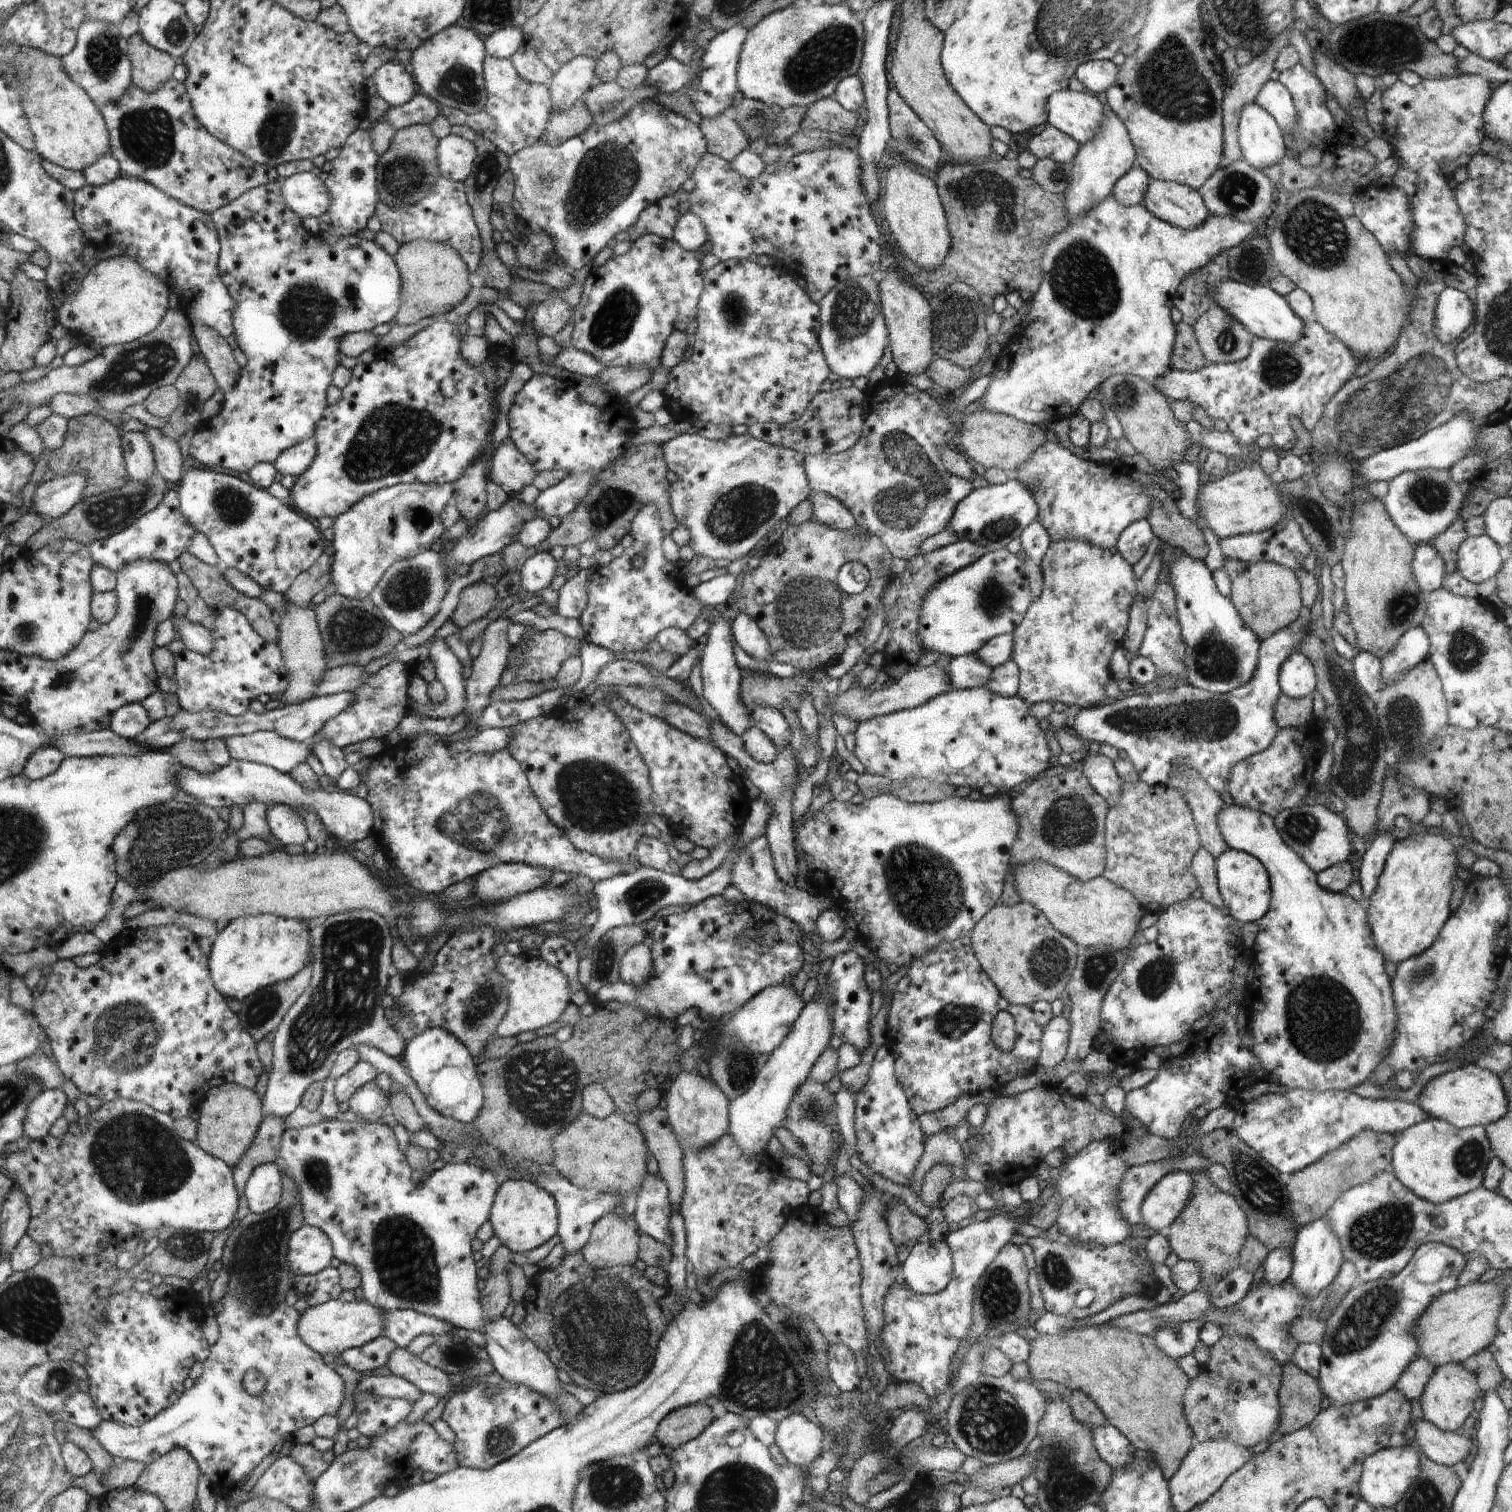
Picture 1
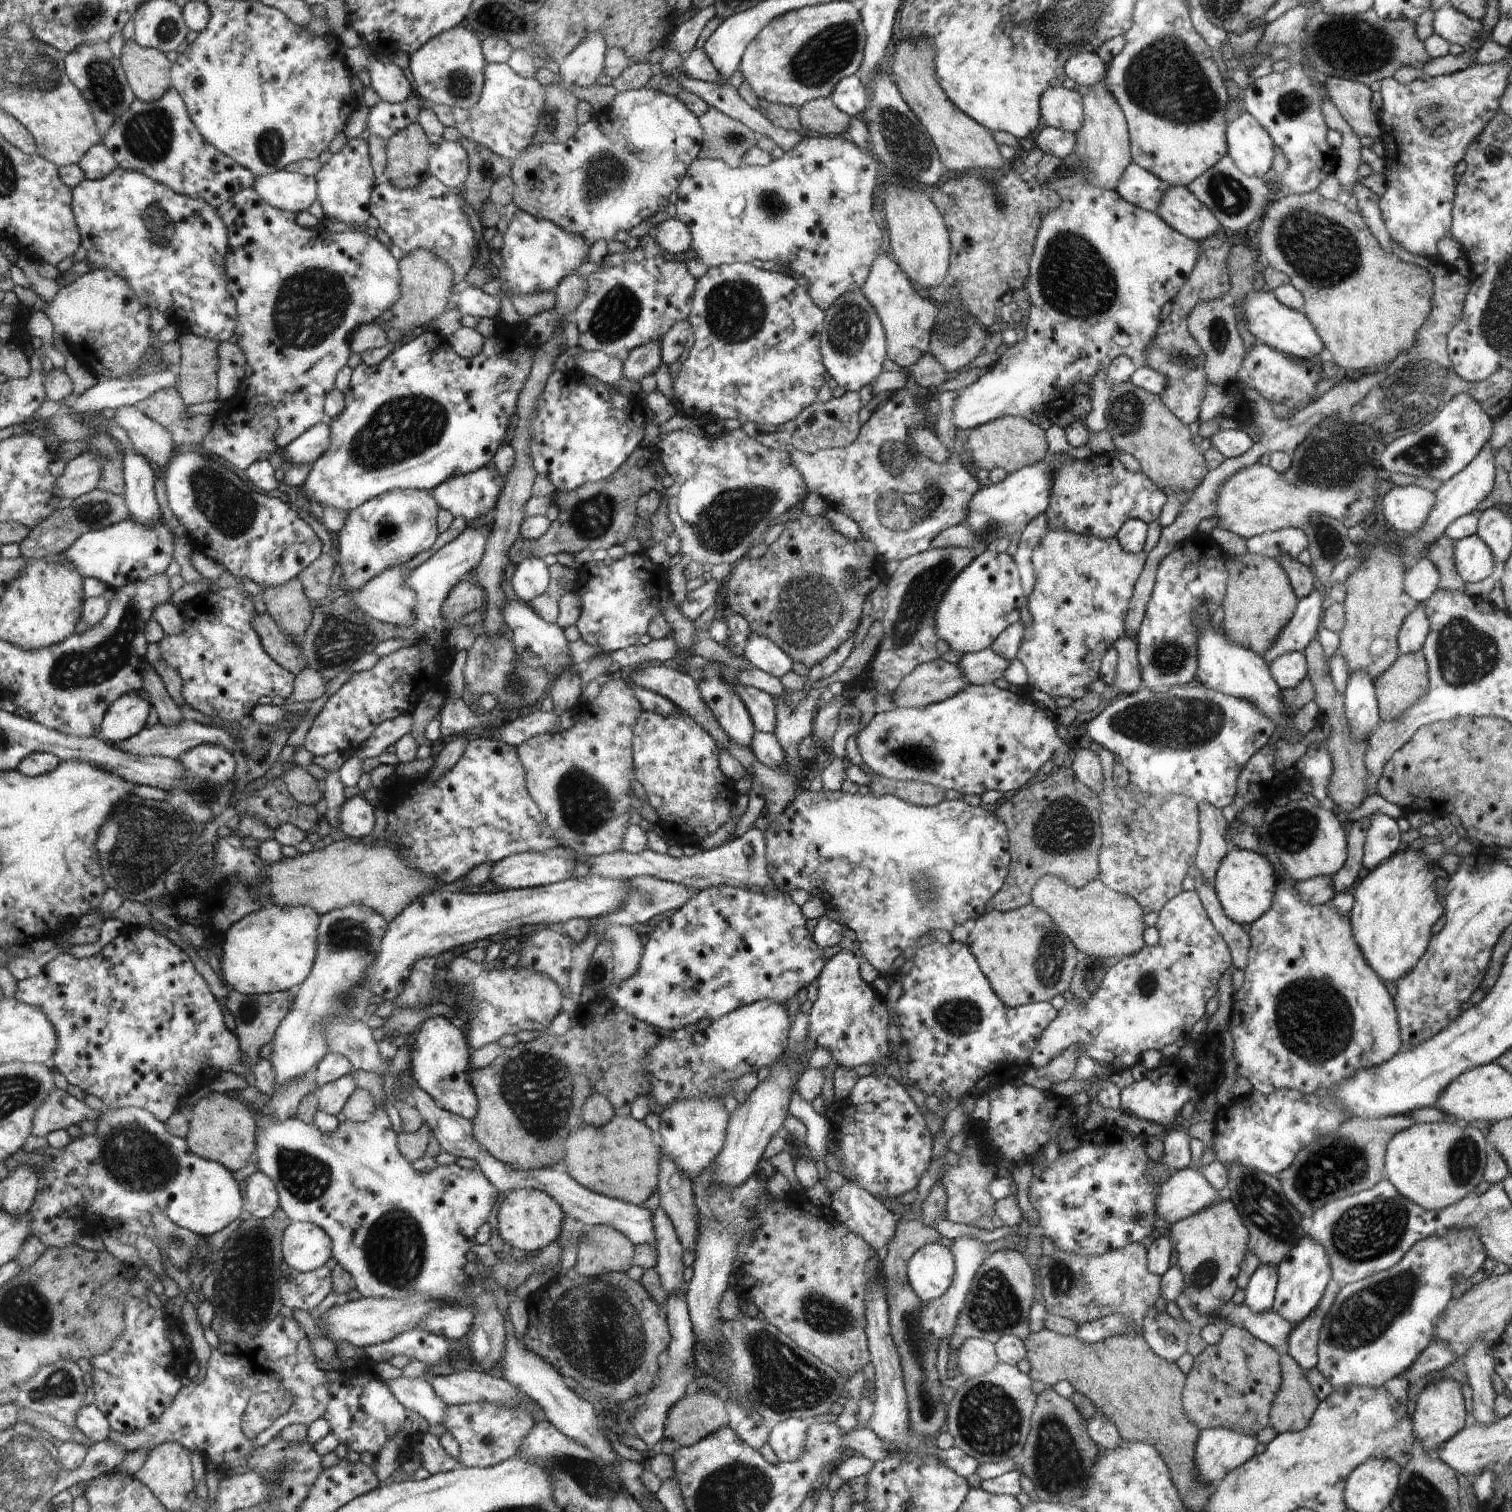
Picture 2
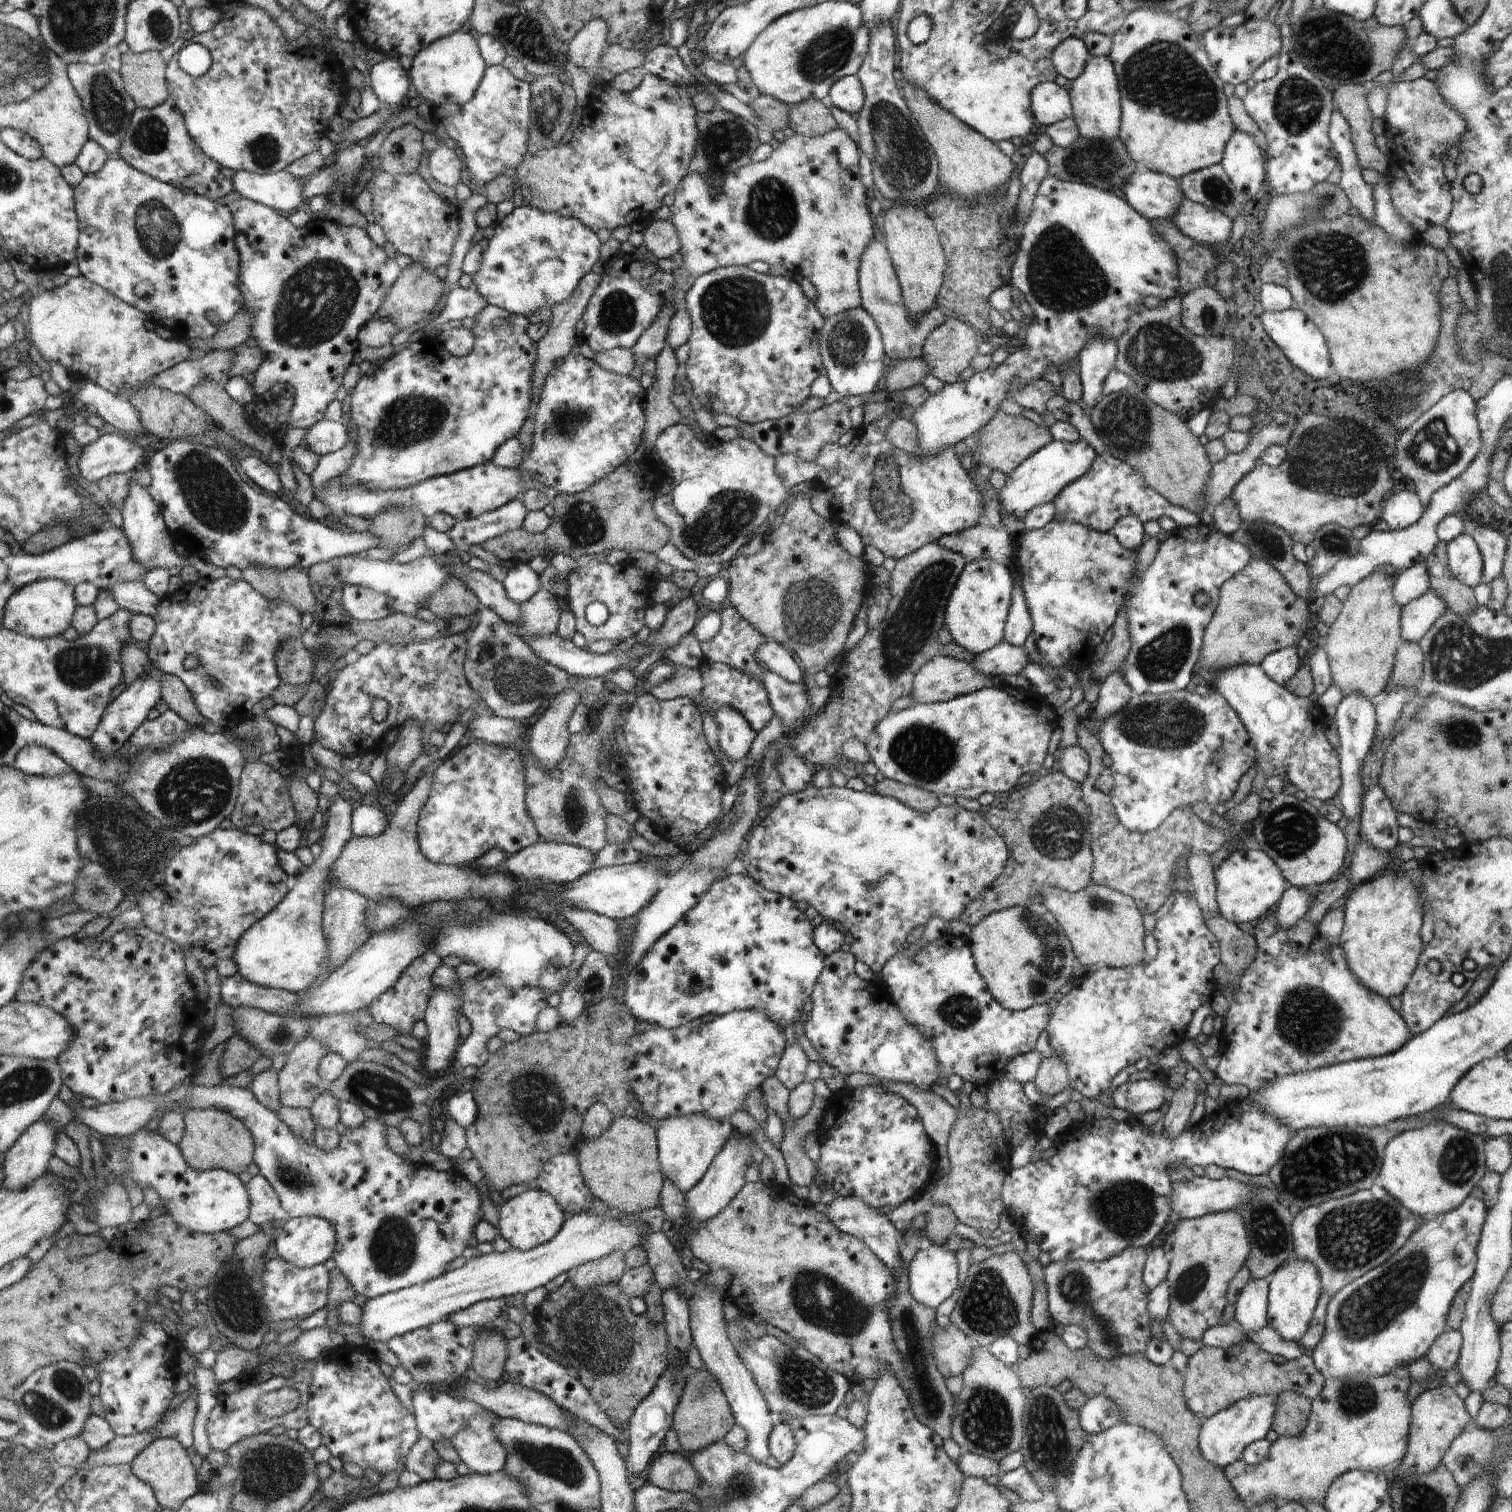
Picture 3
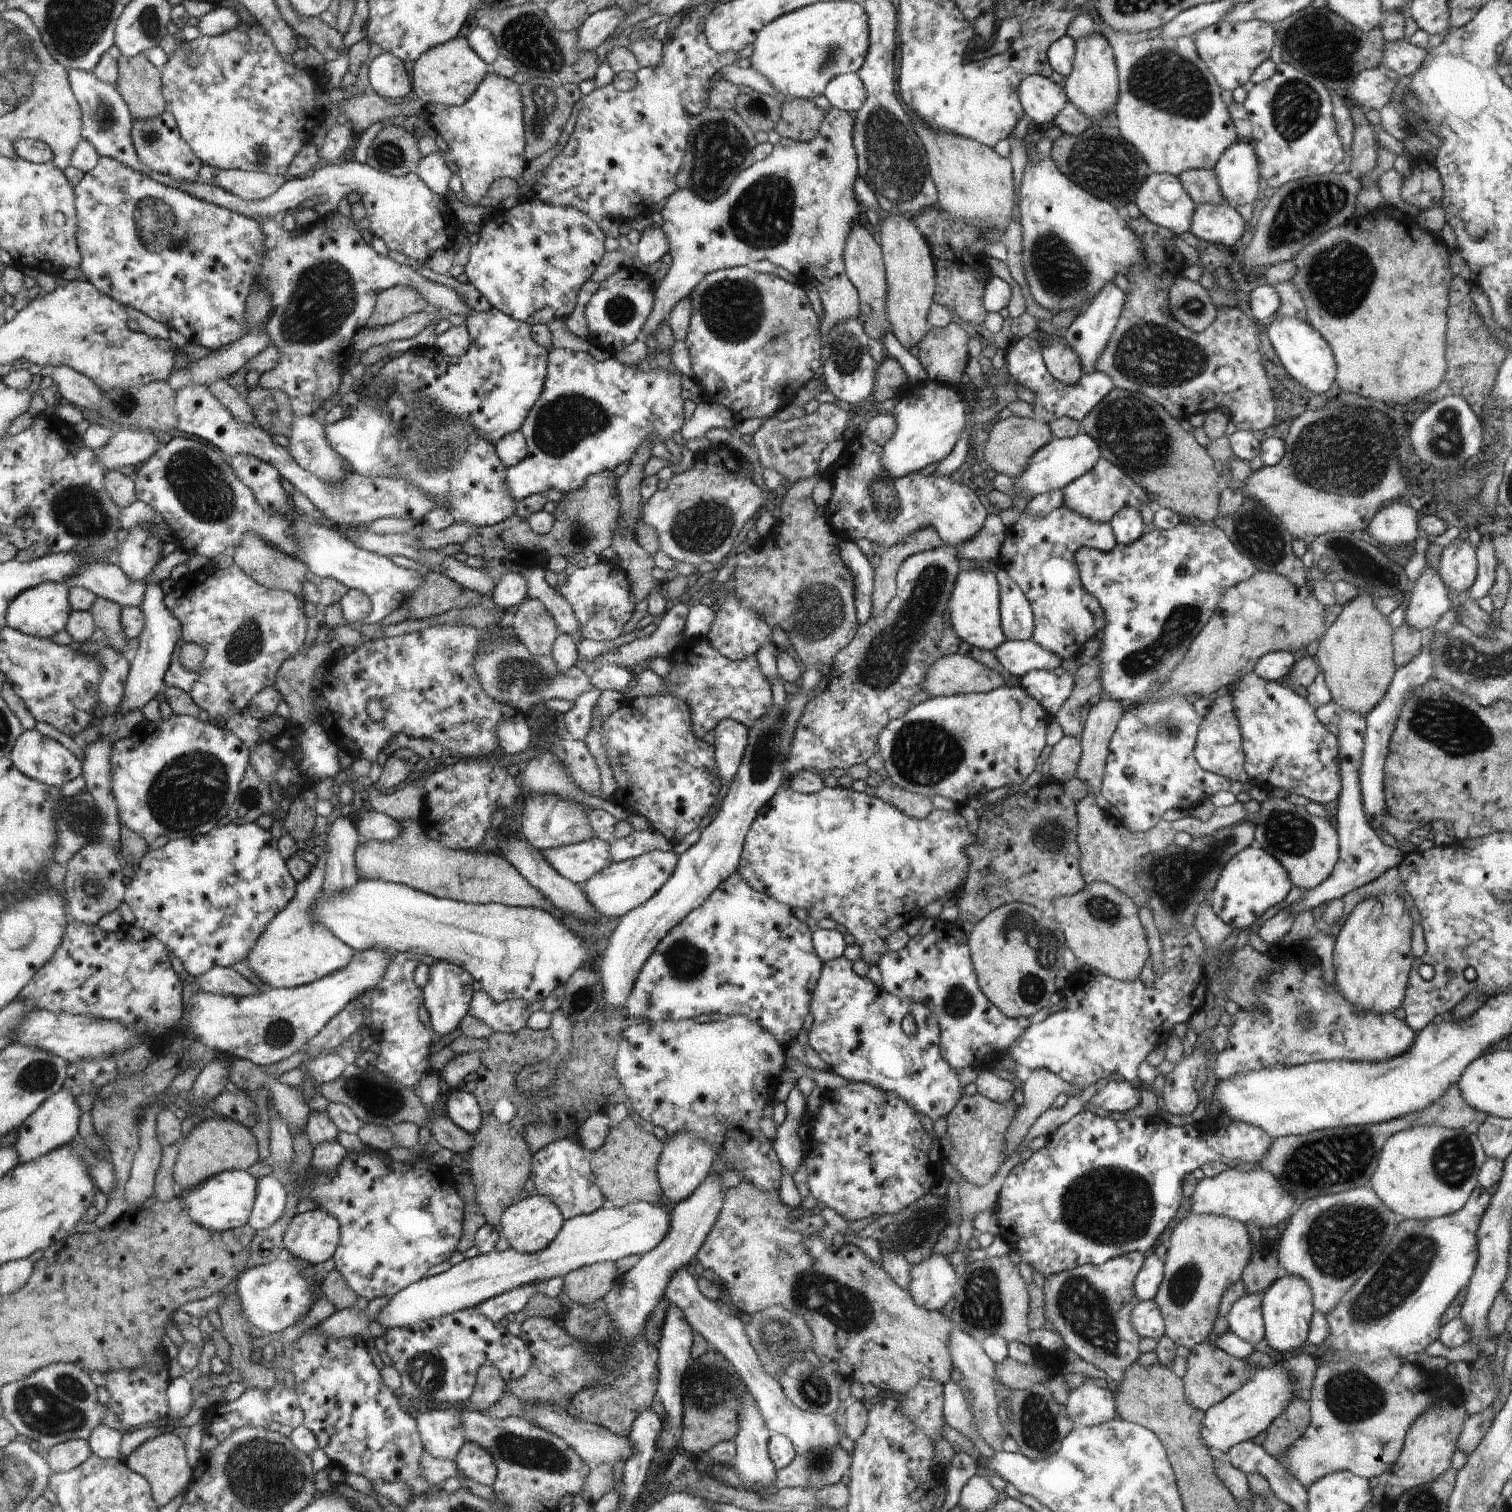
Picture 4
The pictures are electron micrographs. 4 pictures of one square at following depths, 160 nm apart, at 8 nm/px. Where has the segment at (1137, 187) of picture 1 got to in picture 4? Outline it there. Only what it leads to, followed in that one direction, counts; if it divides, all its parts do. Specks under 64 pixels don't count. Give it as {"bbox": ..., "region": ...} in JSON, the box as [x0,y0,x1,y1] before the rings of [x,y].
{"bbox":[1134,173,1197,236],"region":[[[1168,173],[1148,174],[1134,202],[1150,222],[1170,229],[1176,236],[1189,232],[1197,207],[1179,177]]]}

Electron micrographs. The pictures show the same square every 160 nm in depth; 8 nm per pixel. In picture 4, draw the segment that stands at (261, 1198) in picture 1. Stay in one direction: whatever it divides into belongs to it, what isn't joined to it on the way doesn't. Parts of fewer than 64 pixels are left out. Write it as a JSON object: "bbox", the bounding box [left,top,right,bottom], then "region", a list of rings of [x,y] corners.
{"bbox":[250,1174,287,1230],"region":[[[274,1174],[260,1177],[251,1211],[250,1225],[256,1230],[272,1226],[284,1214],[287,1190]]]}

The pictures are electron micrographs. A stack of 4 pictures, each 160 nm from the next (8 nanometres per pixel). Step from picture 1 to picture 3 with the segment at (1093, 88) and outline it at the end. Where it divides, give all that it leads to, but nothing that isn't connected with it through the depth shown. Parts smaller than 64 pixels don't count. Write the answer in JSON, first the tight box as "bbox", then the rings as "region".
{"bbox":[1053,38,1092,80],"region":[[[1071,38],[1060,43],[1053,52],[1053,63],[1062,76],[1074,80],[1084,72],[1092,58],[1082,39]]]}

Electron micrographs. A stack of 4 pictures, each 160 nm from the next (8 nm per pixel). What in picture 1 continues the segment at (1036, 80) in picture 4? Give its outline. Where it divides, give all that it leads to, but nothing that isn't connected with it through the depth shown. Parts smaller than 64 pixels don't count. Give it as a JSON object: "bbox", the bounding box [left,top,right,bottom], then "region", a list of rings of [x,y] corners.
{"bbox":[1047,89,1107,144],"region":[[[1064,89],[1060,92],[1055,92],[1047,100],[1047,115],[1050,117],[1052,127],[1060,129],[1060,132],[1067,133],[1078,142],[1078,144],[1086,144],[1090,139],[1095,138],[1095,134],[1099,132],[1100,127],[1105,119],[1105,112],[1107,111],[1103,98],[1092,96],[1088,92],[1072,91]]]}

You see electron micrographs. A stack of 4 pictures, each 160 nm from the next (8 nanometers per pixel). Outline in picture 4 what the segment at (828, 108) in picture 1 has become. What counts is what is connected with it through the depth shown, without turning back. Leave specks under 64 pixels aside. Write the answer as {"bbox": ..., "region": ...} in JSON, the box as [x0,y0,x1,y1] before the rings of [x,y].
{"bbox":[775,98,824,142],"region":[[[788,98],[782,102],[781,117],[775,130],[781,138],[808,142],[818,135],[824,117],[824,111],[813,101]]]}

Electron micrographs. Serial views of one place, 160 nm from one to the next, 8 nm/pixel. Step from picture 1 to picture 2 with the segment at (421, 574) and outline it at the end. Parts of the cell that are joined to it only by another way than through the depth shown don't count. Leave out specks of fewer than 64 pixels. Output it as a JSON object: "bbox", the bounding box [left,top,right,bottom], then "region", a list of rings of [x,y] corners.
{"bbox":[350,565,417,627],"region":[[[401,565],[390,567],[388,572],[382,572],[382,574],[375,576],[359,591],[350,593],[350,596],[355,600],[357,607],[370,618],[379,620],[382,624],[392,623],[399,627],[409,627],[417,620],[415,615],[417,598],[407,583],[410,572],[410,568]]]}

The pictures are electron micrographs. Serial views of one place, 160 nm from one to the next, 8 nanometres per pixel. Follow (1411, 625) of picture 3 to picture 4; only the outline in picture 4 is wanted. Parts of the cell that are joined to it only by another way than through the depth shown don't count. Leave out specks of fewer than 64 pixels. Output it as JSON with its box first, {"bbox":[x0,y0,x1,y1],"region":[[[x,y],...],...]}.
{"bbox":[1405,566,1451,632],"region":[[[1426,566],[1408,595],[1405,622],[1421,632],[1433,627],[1451,606],[1450,592],[1438,571]]]}

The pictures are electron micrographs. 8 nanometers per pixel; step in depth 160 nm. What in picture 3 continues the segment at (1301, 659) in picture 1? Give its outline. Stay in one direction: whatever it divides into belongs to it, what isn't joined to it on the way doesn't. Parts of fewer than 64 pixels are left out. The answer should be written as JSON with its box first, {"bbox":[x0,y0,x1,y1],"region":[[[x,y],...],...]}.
{"bbox":[1260,646,1301,686],"region":[[[1296,646],[1284,647],[1266,655],[1260,666],[1273,681],[1284,686],[1301,667]]]}

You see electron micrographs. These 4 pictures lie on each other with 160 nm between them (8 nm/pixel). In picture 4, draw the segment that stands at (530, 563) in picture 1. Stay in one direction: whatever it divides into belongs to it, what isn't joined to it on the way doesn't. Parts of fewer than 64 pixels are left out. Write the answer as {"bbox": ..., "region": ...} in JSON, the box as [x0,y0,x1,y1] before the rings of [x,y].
{"bbox":[492,572,528,611],"region":[[[507,572],[496,579],[492,598],[502,611],[522,604],[528,598],[527,580],[520,573]]]}

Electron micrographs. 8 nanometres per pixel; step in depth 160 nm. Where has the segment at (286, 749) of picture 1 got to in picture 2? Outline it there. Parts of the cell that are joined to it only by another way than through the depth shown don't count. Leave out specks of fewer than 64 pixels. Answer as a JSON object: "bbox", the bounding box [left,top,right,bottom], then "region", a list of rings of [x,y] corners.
{"bbox":[114,720,236,759],"region":[[[195,720],[185,721],[180,727],[169,727],[159,722],[158,724],[144,728],[138,735],[133,736],[131,739],[126,739],[122,743],[114,744],[121,749],[124,749],[127,753],[132,753],[136,756],[145,757],[170,757],[173,759],[180,759],[189,750],[196,748],[203,744],[217,744],[224,745],[230,752],[234,753],[236,740],[233,736],[228,734],[228,731],[218,725],[210,726],[203,723],[199,723]]]}

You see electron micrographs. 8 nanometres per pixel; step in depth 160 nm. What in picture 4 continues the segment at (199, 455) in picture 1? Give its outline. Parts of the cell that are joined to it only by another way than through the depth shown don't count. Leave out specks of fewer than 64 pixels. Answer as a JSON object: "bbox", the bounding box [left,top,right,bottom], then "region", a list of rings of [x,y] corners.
{"bbox":[258,210,471,417],"region":[[[334,210],[323,217],[318,216],[305,230],[289,231],[272,217],[260,218],[268,252],[258,272],[258,280],[263,277],[269,281],[274,308],[264,332],[279,348],[281,357],[275,367],[260,374],[258,386],[285,392],[293,412],[300,417],[312,417],[322,406],[320,402],[330,401],[330,396],[338,390],[342,364],[346,366],[346,360],[354,353],[350,338],[356,336],[356,330],[366,326],[364,322],[373,315],[372,290],[380,295],[388,287],[406,285],[415,288],[432,308],[448,309],[451,314],[466,316],[471,312],[454,289],[426,278],[410,265],[390,260],[388,255],[376,254],[348,219]]]}

